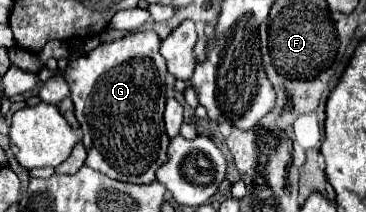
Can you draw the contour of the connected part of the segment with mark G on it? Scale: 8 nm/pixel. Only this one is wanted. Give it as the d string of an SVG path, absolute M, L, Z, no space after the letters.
M155 31L127 33L69 61L63 71L51 71L46 66L39 71L41 81L53 75L65 77L83 131L83 145L89 153L85 163L111 179L153 183L159 163L167 159L169 137L163 125L167 65L159 53L159 45L161 39Z

